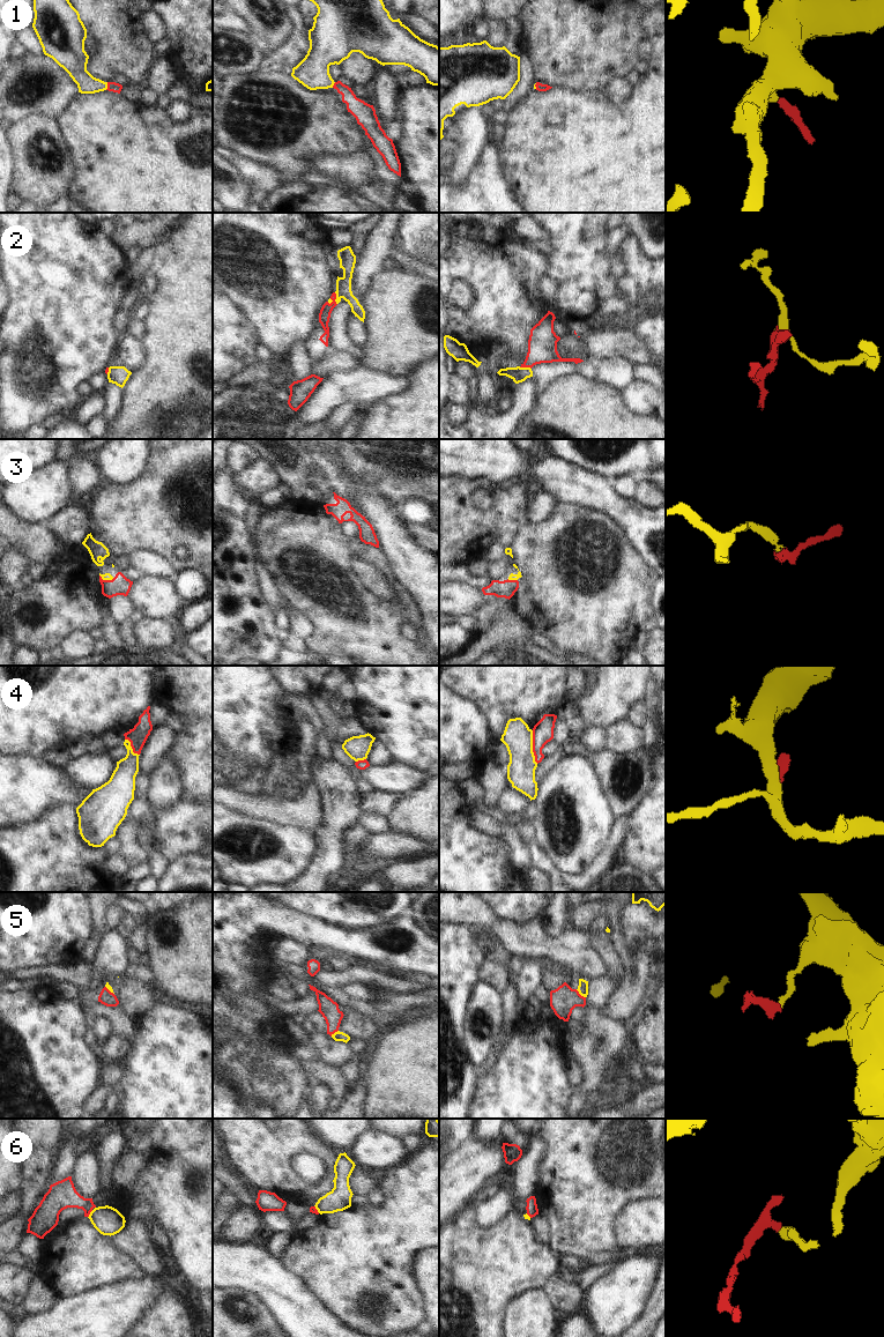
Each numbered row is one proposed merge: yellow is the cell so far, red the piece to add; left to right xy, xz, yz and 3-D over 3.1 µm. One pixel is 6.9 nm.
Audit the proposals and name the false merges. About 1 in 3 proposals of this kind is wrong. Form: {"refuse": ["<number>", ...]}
{"refuse": ["4", "6"]}

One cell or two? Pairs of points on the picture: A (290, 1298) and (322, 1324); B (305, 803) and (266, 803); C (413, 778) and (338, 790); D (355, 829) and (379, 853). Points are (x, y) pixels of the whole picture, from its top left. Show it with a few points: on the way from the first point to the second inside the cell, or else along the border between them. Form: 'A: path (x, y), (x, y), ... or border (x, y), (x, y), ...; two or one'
A: path (298, 1306), (314, 1322); one
B: path (296, 806), (275, 806); one
C: border (335, 760), (348, 770), (354, 780); two
D: border (370, 833), (356, 847), (356, 859), (369, 864); two

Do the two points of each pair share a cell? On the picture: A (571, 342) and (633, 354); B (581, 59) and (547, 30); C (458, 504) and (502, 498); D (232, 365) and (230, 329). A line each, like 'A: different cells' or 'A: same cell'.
A: same cell
B: same cell
C: same cell
D: same cell

